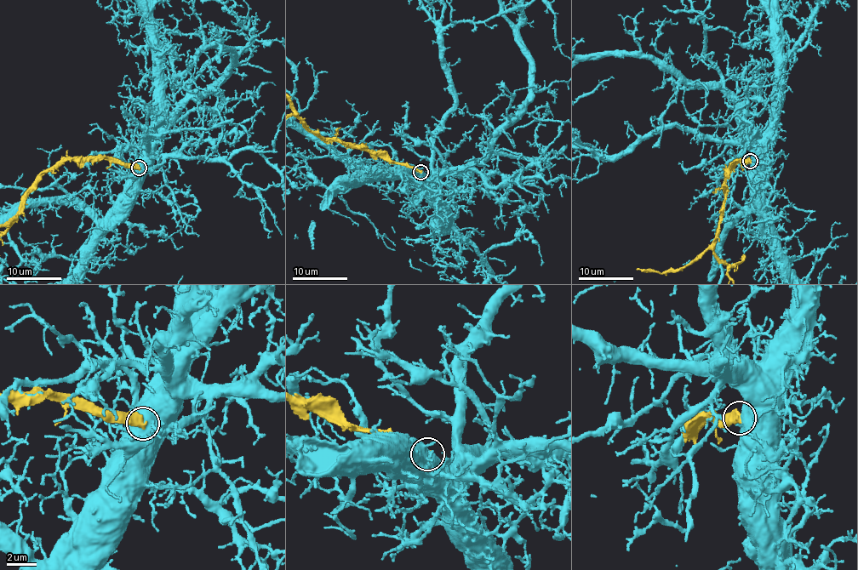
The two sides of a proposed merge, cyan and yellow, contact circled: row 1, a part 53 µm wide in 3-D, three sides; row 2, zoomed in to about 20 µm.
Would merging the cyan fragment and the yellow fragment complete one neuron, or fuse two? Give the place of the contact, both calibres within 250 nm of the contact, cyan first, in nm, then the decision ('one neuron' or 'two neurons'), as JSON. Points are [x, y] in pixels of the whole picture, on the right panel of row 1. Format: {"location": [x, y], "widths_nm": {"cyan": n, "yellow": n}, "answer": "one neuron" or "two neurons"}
{"location": [750, 161], "widths_nm": {"cyan": 800, "yellow": 440}, "answer": "two neurons"}

